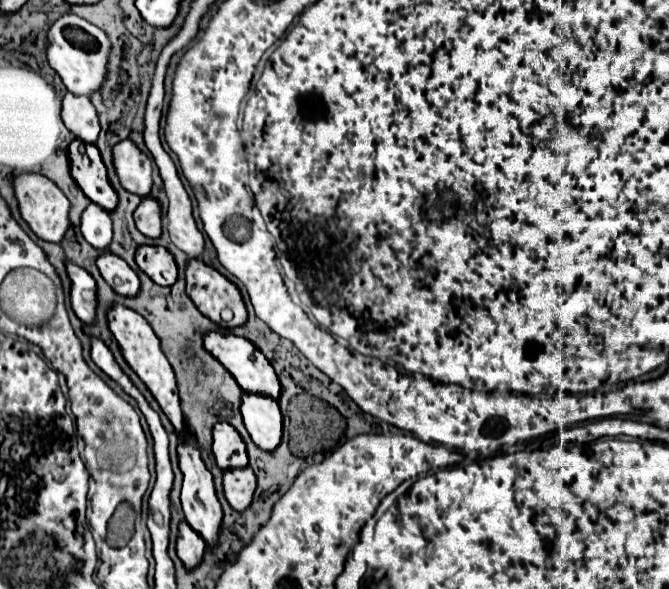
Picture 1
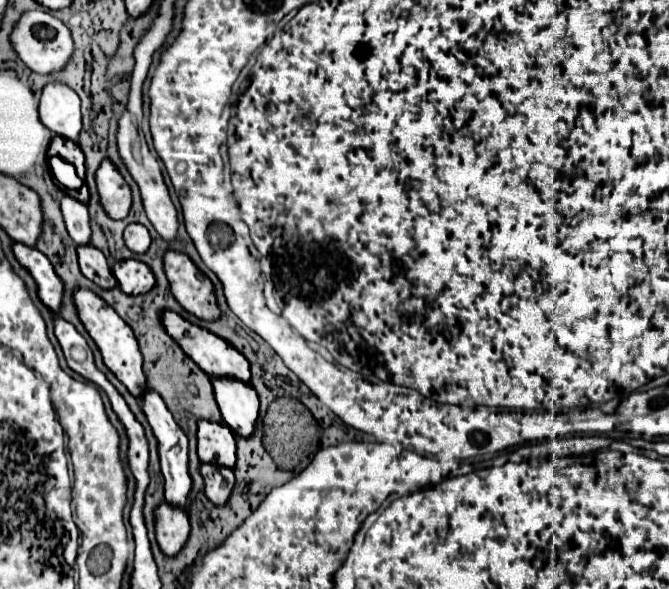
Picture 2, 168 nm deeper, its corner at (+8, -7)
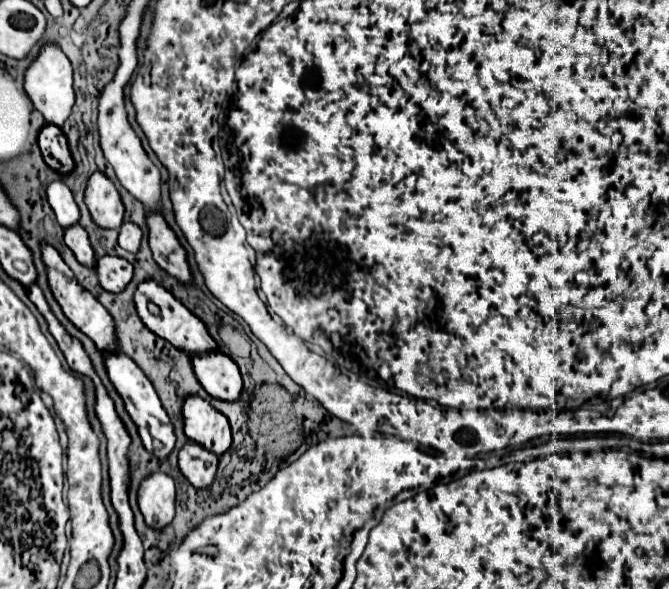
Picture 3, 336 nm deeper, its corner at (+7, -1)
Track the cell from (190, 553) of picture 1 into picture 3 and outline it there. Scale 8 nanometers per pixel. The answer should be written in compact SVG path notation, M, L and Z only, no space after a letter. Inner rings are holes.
M152 473L138 487L138 507L152 529L166 527L174 517L174 481L166 473Z

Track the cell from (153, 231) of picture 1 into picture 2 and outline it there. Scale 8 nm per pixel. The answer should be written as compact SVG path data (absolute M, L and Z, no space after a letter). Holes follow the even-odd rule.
M141 223L127 225L123 239L125 239L125 245L135 253L145 253L151 245L151 235L149 235L147 227Z

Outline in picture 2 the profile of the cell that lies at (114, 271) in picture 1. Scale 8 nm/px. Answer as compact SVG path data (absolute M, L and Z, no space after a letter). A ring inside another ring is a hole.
M81 245L77 249L77 255L79 255L81 271L87 279L97 283L101 289L117 287L115 275L111 275L111 267L99 249L95 249L93 245Z

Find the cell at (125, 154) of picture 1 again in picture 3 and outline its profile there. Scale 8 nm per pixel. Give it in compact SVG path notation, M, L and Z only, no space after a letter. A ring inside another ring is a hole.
M96 171L86 185L84 203L92 215L92 221L102 229L120 229L124 217L124 205L114 183L100 171Z

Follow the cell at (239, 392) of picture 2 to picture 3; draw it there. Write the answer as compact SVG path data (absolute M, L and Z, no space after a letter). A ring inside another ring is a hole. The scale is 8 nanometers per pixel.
M220 351L190 355L192 369L198 383L216 399L234 401L242 391L242 377L238 365Z

